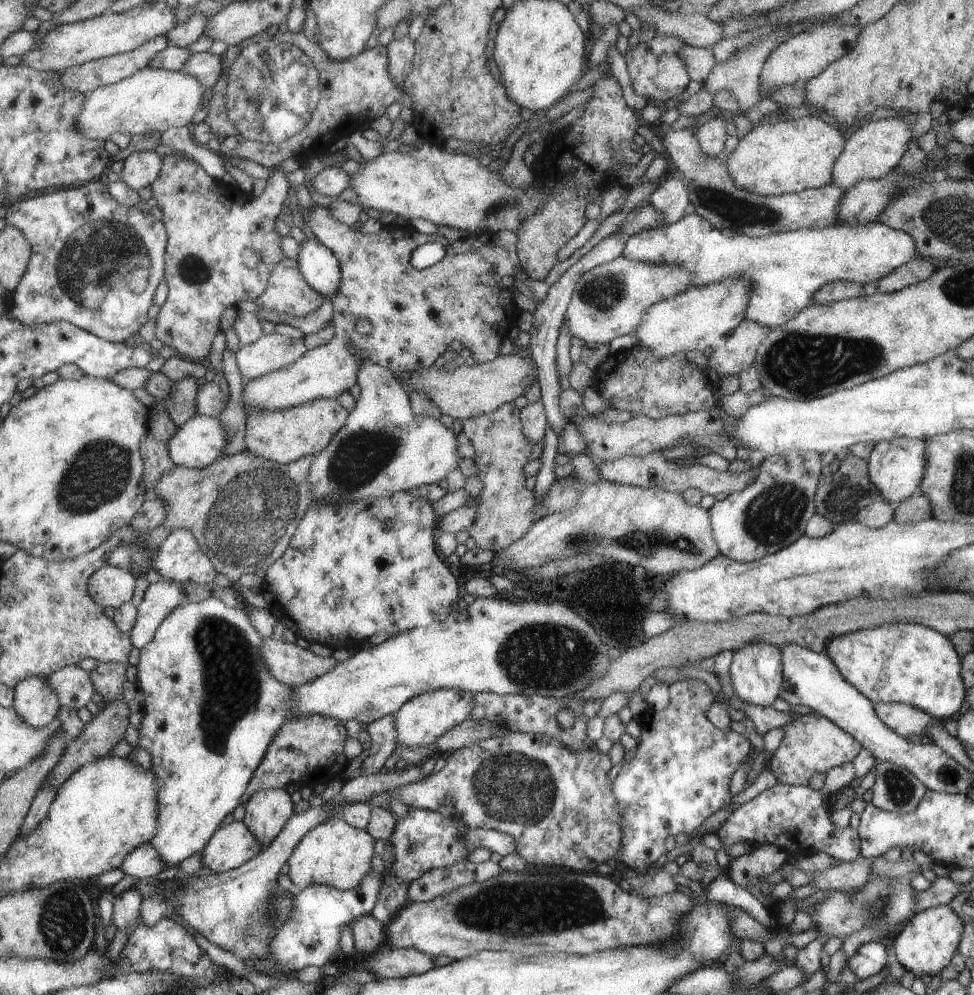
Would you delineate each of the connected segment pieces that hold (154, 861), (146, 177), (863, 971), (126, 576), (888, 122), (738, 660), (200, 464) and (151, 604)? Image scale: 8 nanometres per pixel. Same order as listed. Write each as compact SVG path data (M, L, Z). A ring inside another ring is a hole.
M149 843L137 847L120 867L125 874L130 874L136 879L151 878L166 869L161 858L157 856L155 848Z
M137 151L130 154L125 161L125 168L119 178L133 188L133 192L148 187L161 170L161 158L157 152Z
M885 941L862 944L846 960L847 968L860 979L877 974L887 962L885 944Z
M106 564L93 574L89 592L102 608L112 606L116 610L133 598L133 592L137 592L137 576L133 576L131 570Z
M880 114L877 122L867 122L855 132L851 132L845 139L844 150L832 167L833 186L845 191L861 180L881 178L888 171L892 171L900 162L904 152L908 150L908 144L913 138L911 130L907 121Z
M763 642L743 645L732 654L729 676L731 678L733 693L739 696L743 702L753 706L769 707L778 697L783 683L783 665L779 658L779 650L776 645Z
M193 415L189 420L185 420L173 433L173 438L169 440L168 454L175 465L184 466L188 469L198 469L208 467L221 458L221 450L225 446L223 438L223 426L217 418L205 415Z
M166 579L149 583L141 603L136 607L136 617L131 630L133 648L141 650L151 642L156 628L177 606L186 602L185 584Z

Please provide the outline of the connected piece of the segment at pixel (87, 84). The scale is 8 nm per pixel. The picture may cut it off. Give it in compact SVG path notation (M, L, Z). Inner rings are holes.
M165 35L154 36L132 51L69 67L63 72L61 84L85 95L95 92L97 88L117 84L147 67L149 60L163 48L167 48Z

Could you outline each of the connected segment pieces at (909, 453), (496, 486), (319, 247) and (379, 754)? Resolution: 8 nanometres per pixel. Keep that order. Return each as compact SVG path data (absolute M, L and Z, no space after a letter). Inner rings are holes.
M907 437L874 443L867 460L868 475L872 483L880 489L883 500L897 505L919 491L921 479L927 470L927 444L928 440Z
M501 404L496 411L489 414L480 414L471 418L462 420L461 433L472 443L474 448L473 464L477 466L477 479L483 484L483 488L477 494L477 504L475 504L475 520L473 524L467 528L467 534L473 538L474 546L481 550L491 550L496 553L498 550L507 548L509 544L513 544L515 540L521 540L523 534L527 534L529 529L536 521L534 512L534 496L532 491L525 487L525 474L523 474L523 466L528 462L529 452L531 452L532 444L529 444L529 439L524 435L523 425L520 421L520 410L513 405Z
M301 240L297 264L301 276L321 296L335 296L340 288L340 263L333 253L317 240Z
M395 714L381 716L380 719L366 725L369 735L369 754L361 762L359 774L373 774L383 769L383 762L395 751L395 726L393 726Z

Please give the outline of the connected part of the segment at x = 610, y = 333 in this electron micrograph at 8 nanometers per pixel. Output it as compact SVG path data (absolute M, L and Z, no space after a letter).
M619 255L581 274L565 309L565 328L571 337L586 343L605 344L616 336L632 335L637 332L649 307L672 299L691 284L692 273L680 265L651 264Z

